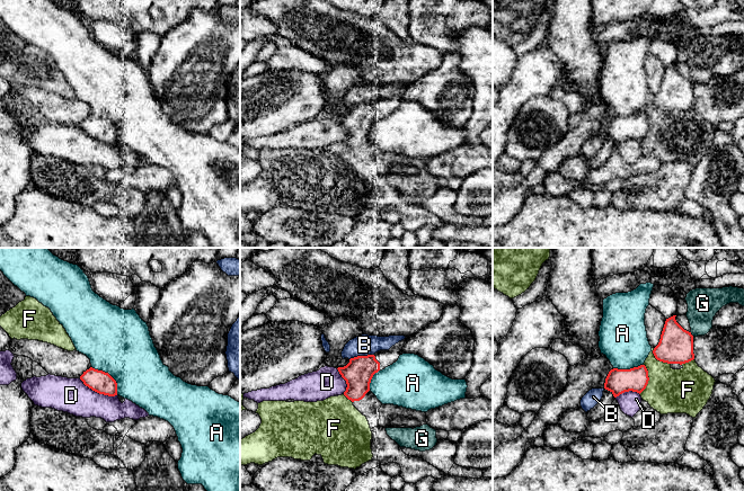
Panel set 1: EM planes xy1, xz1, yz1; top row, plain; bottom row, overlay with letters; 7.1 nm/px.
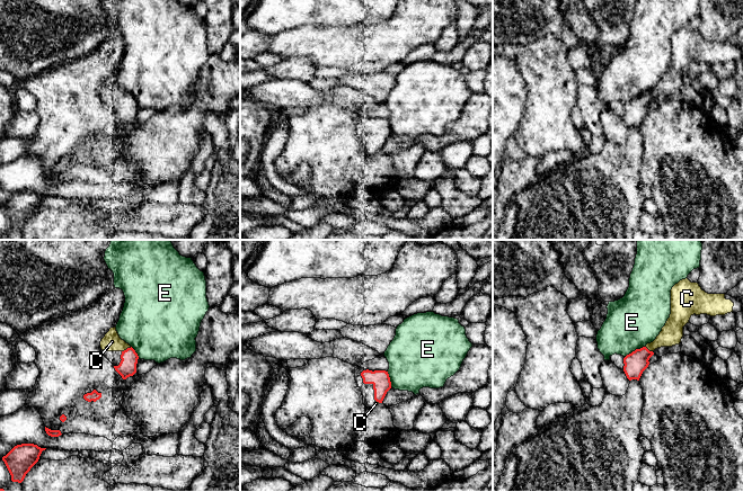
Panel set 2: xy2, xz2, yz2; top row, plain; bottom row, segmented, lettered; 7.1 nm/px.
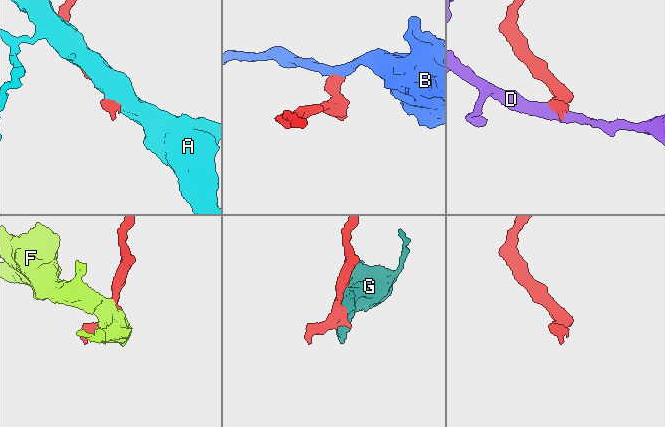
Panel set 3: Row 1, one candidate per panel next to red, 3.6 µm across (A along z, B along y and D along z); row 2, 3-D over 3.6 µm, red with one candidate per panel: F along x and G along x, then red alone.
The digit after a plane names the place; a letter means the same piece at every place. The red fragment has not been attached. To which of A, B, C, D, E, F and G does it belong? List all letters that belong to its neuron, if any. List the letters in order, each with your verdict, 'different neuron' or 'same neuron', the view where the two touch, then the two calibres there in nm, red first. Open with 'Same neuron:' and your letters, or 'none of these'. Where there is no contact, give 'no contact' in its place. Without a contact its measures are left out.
Same neuron: C
A: different neuron | xy1 | 160/460 nm
B: different neuron | xz1 | 200/150 nm
C: same neuron | xy2 | 130/130 nm
D: different neuron | xy1 | 160/240 nm
E: different neuron | yz2 | 160/380 nm
F: different neuron | yz1 | 180/320 nm
G: different neuron | yz1 | 240/220 nm

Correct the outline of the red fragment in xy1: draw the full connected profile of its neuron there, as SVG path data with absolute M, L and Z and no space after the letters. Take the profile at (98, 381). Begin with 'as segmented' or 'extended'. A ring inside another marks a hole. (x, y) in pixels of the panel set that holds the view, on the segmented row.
as segmented | M90 367L83 372L80 380L86 386L99 394L117 395L117 383L108 373Z

